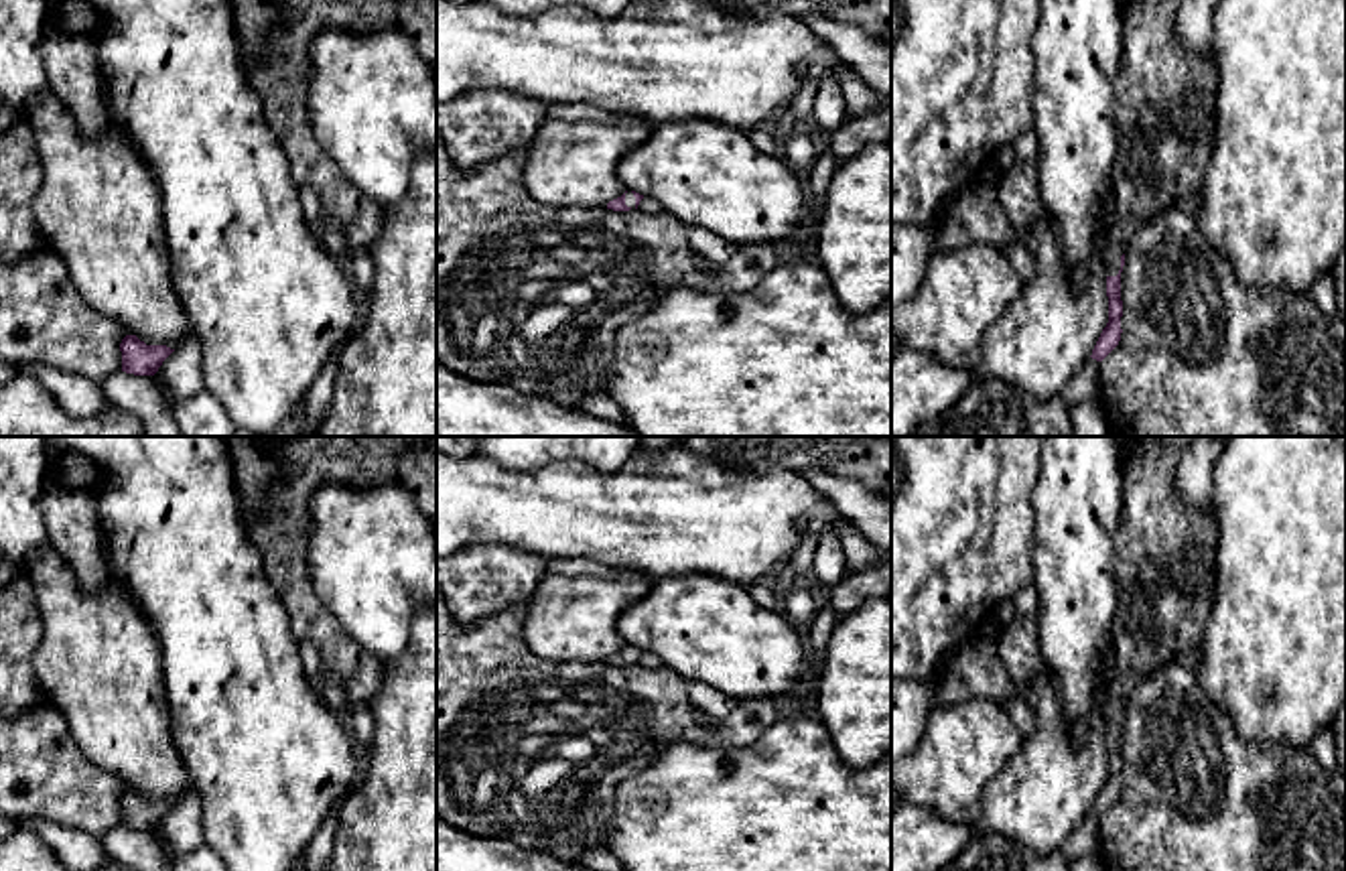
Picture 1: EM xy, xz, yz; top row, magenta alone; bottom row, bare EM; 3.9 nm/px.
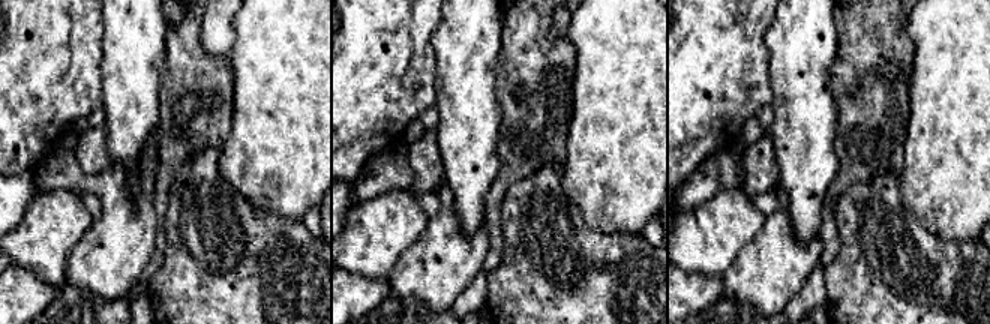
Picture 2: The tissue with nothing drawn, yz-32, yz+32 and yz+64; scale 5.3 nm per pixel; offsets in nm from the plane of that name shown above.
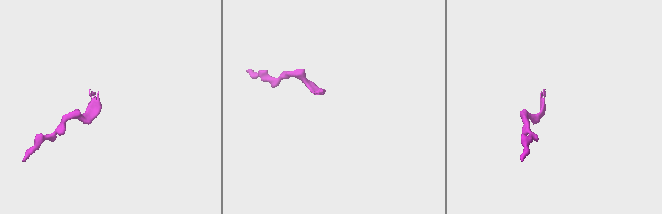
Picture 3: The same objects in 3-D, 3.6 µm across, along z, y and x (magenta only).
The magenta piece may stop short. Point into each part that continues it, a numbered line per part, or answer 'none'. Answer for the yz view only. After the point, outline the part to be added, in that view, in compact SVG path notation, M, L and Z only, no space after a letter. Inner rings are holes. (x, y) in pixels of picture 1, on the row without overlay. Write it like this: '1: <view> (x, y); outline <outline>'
1: yz (1164, 565); outline M1133 437L1133 455L1123 463L1121 516L1113 536L1119 595L1111 633L1115 668L1102 698L1106 731L1119 729L1121 711L1143 678L1184 650L1198 658L1204 646L1216 591L1216 510L1214 504L1190 508L1175 489L1182 451L1194 439L1198 437Z

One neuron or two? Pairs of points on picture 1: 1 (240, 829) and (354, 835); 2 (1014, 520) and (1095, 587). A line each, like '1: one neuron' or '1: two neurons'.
1: two neurons
2: two neurons

